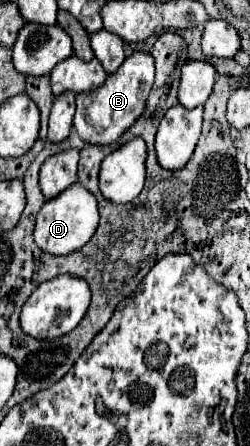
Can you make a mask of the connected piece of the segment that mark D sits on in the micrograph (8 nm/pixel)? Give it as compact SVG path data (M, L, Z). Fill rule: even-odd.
M79 182L63 190L57 198L47 200L47 204L41 208L35 220L35 244L55 256L71 254L79 248L83 248L99 224L99 212L97 212L97 200L95 196L83 188Z

